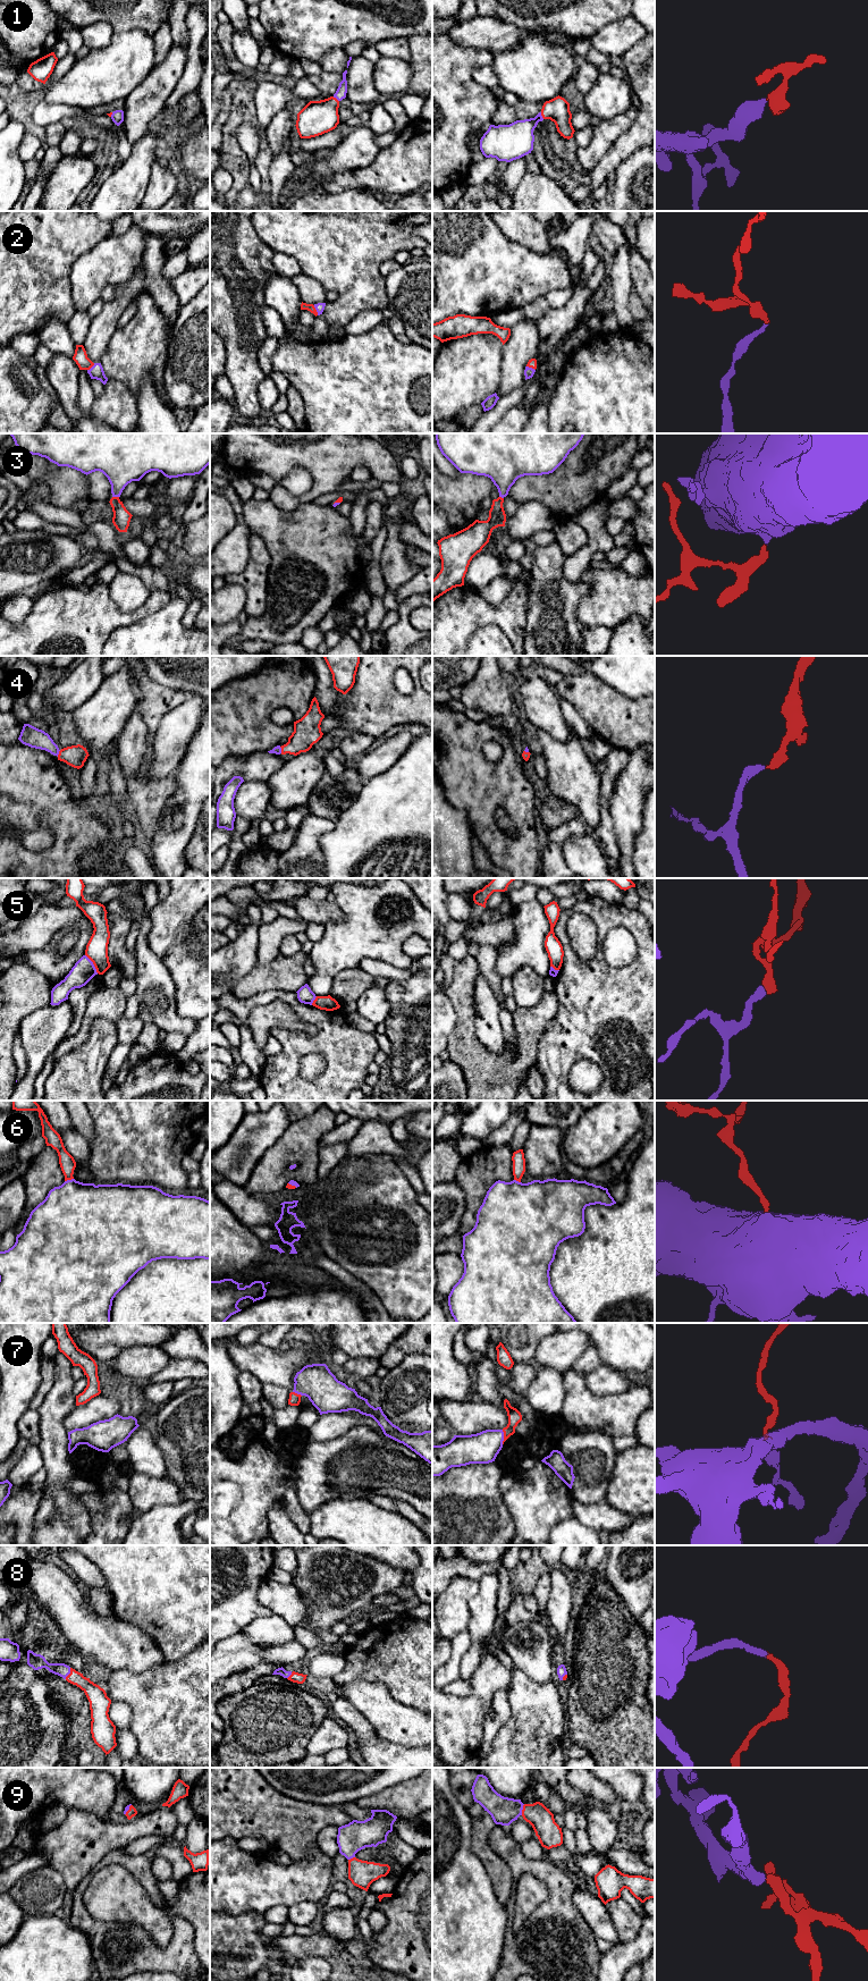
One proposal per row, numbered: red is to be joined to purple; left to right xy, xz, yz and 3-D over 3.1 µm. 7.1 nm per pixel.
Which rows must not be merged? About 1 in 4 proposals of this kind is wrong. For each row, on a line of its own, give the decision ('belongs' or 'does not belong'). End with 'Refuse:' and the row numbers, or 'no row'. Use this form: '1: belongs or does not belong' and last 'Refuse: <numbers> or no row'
1: belongs
2: belongs
3: belongs
4: belongs
5: does not belong
6: belongs
7: belongs
8: belongs
9: belongs
Refuse: 5

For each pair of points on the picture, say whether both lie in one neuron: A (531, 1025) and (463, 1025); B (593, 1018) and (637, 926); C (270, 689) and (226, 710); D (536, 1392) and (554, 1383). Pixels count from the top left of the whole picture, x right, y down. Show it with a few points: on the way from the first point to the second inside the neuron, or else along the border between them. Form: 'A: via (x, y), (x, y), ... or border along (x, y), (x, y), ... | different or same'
A: via (528, 1051), (515, 1064), (490, 1064), (477, 1051) | same
B: via (616, 995), (642, 969), (642, 949) | same
C: via (259, 693), (250, 696), (237, 708) | same
D: via (540, 1392), (544, 1392), (549, 1387) | same

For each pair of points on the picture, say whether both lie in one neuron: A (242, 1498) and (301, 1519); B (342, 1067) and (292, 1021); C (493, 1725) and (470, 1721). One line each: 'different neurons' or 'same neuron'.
A: same neuron
B: different neurons
C: different neurons

